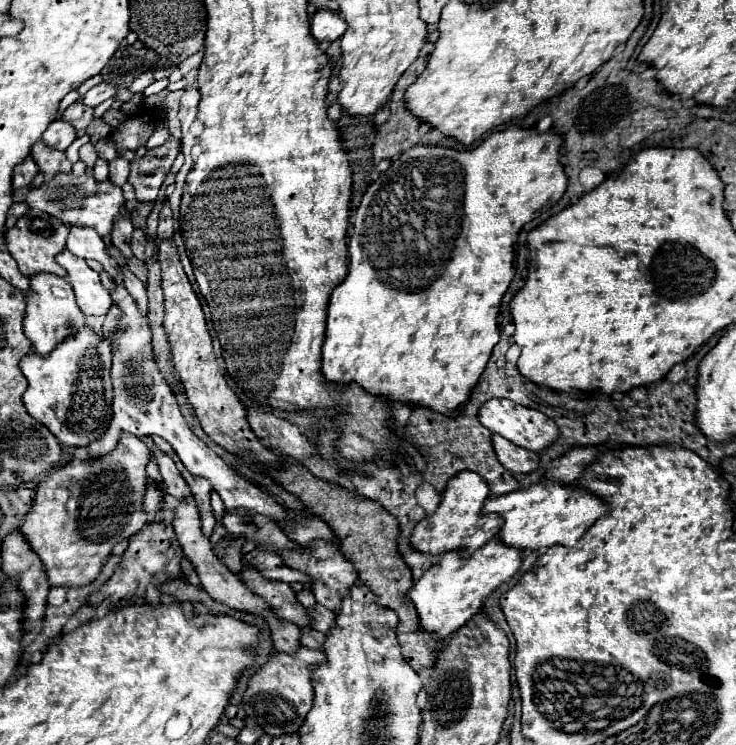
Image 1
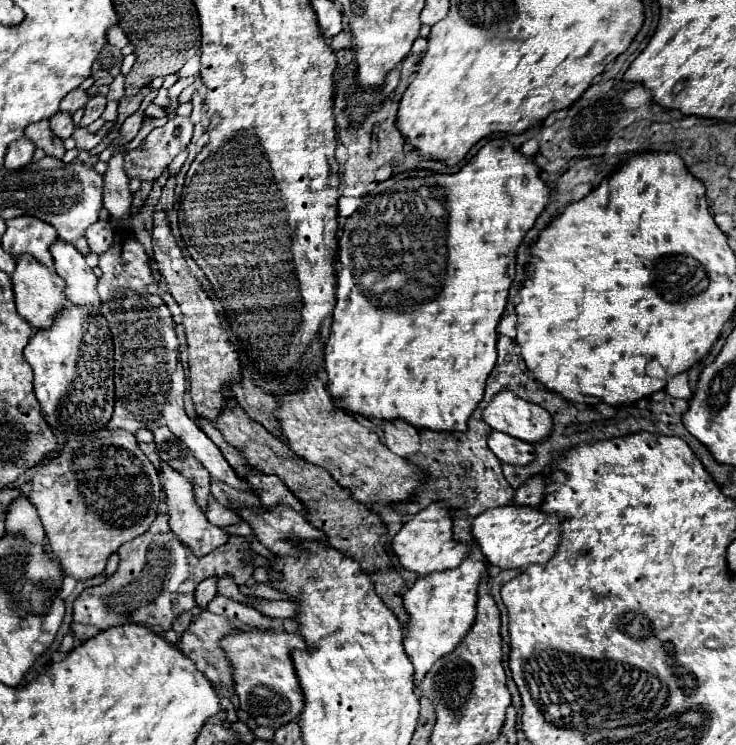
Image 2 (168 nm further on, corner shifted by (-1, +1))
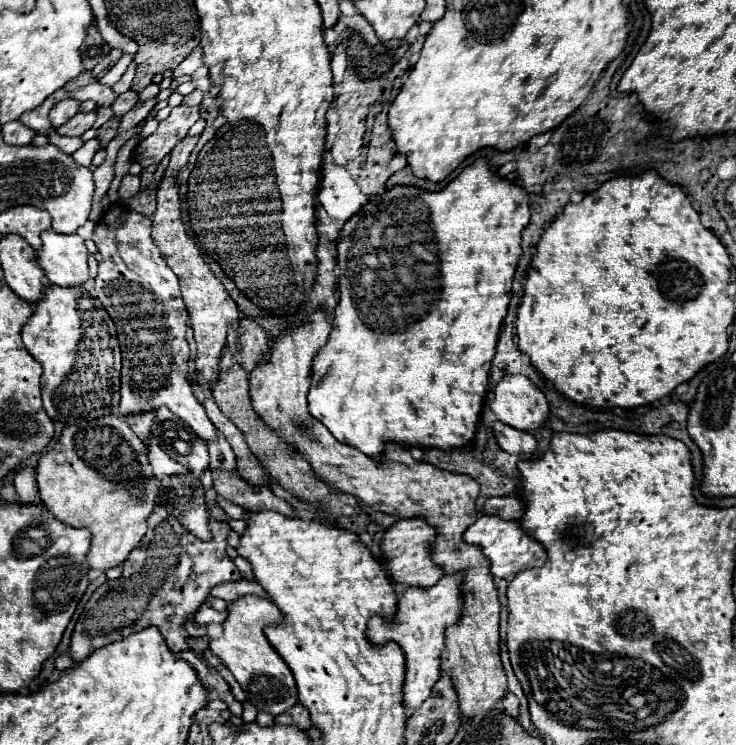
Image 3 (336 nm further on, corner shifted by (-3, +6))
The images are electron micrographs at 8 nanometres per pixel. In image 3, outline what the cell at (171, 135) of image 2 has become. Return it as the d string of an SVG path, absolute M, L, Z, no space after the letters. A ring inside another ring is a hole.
M186 105L174 107L168 119L160 121L158 129L148 139L138 143L138 147L134 149L134 159L140 161L144 167L160 163L172 151L172 147L176 147L176 143L188 135L188 129L198 119L200 119L198 107L186 107Z

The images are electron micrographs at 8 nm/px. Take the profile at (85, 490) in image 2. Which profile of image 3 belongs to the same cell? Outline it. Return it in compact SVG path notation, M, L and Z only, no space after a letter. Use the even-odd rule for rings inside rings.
M102 415L94 423L72 423L62 429L58 445L40 457L36 467L40 497L62 523L92 529L88 563L92 569L122 565L146 535L146 519L158 501L146 443L128 427L122 415Z

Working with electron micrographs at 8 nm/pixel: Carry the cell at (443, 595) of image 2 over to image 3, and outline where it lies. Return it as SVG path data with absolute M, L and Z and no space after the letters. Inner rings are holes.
M452 573L452 575L444 575L434 587L430 589L416 589L416 587L410 587L406 589L404 595L398 597L398 609L394 613L394 617L390 619L390 625L380 625L380 617L372 617L370 623L368 623L368 629L366 629L366 637L372 645L386 645L390 641L398 643L400 649L404 651L404 657L406 657L406 681L404 681L404 693L402 693L402 705L406 709L408 715L412 715L428 697L430 697L430 691L434 687L434 683L440 679L440 655L444 651L444 631L448 625L456 623L458 621L458 615L462 611L462 593L460 593L460 579L458 573Z

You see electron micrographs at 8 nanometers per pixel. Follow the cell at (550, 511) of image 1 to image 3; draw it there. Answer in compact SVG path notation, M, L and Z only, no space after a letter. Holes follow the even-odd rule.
M482 515L472 523L466 533L464 541L470 545L476 545L484 551L484 555L490 561L490 571L496 579L506 579L512 581L514 575L518 575L524 569L530 567L542 567L546 563L546 549L538 545L536 539L532 539L516 521L504 521L496 515Z

